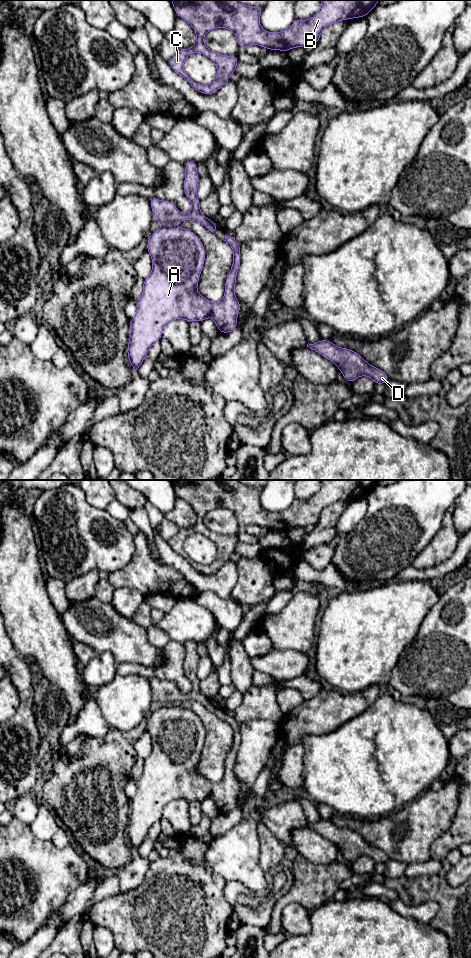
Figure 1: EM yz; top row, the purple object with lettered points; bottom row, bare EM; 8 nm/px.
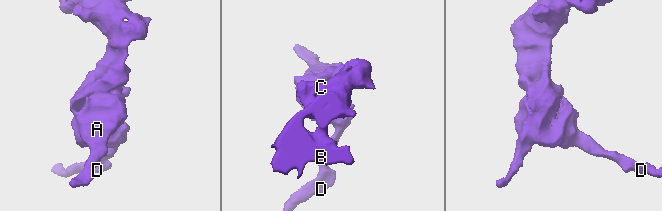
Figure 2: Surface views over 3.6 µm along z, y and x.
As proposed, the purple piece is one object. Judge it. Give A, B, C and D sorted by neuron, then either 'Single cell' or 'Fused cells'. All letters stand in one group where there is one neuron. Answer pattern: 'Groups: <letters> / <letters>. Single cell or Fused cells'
Groups: A B C D. Single cell

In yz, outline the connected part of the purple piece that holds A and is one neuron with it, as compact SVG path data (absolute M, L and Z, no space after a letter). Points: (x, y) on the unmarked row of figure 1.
M193 641L184 643L186 655L183 662L183 669L185 676L189 679L192 685L192 690L189 693L180 693L177 690L176 685L171 681L161 681L157 677L150 678L151 689L155 696L155 702L166 703L165 707L161 707L154 711L147 720L147 732L152 738L152 751L151 754L143 759L143 773L137 781L137 794L133 799L130 799L130 818L127 827L127 836L133 849L136 851L143 843L150 827L161 820L163 808L172 800L185 799L187 802L197 800L203 802L208 796L213 799L220 813L226 814L235 809L238 805L237 796L241 789L241 783L235 777L235 765L237 759L237 753L241 746L241 728L235 717L225 715L225 720L230 724L233 730L233 743L231 750L228 753L225 760L225 774L223 779L219 782L211 782L197 772L197 766L200 758L200 754L205 742L206 731L201 720L190 710L182 707L174 706L173 703L180 700L197 701L201 703L208 710L218 713L219 707L215 705L212 699L205 697L200 690L200 680L197 677L197 667L199 664L199 656L197 654L198 644Z

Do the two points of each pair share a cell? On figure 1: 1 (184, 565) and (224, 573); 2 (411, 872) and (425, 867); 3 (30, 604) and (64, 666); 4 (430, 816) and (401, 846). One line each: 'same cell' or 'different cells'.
1: same cell
2: same cell
3: same cell
4: same cell

